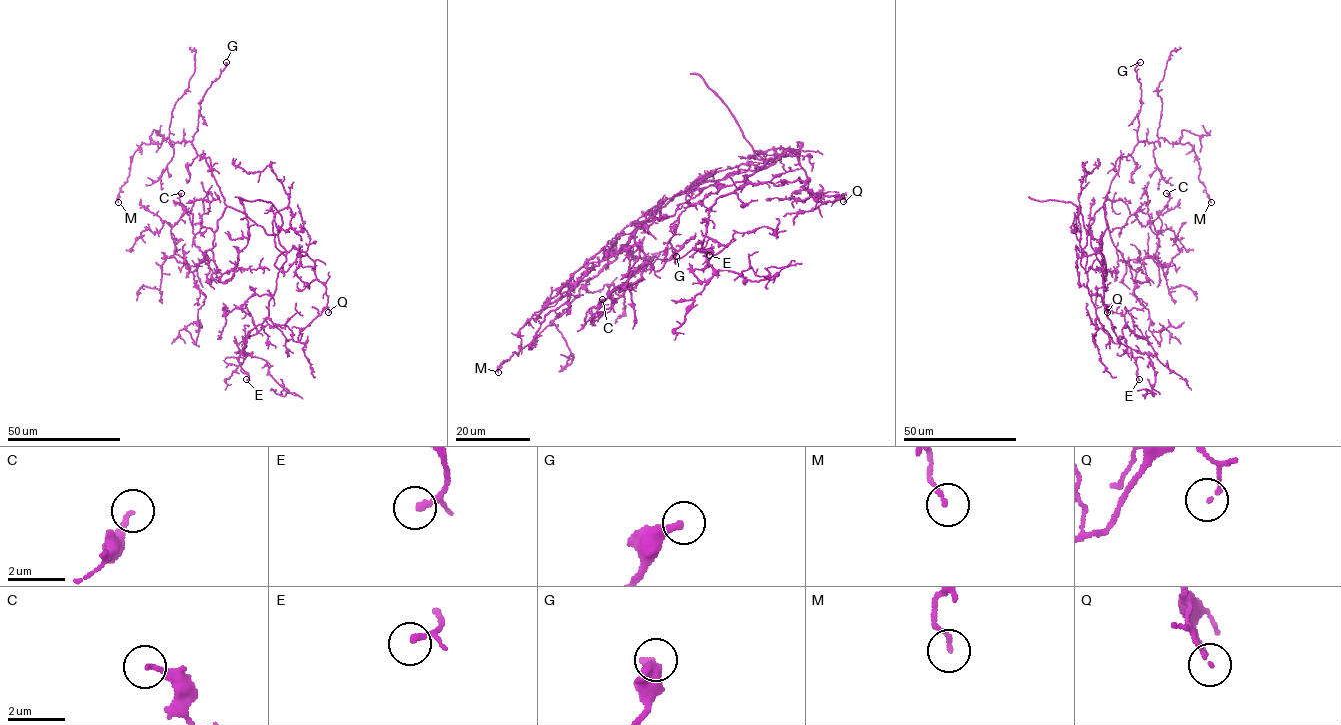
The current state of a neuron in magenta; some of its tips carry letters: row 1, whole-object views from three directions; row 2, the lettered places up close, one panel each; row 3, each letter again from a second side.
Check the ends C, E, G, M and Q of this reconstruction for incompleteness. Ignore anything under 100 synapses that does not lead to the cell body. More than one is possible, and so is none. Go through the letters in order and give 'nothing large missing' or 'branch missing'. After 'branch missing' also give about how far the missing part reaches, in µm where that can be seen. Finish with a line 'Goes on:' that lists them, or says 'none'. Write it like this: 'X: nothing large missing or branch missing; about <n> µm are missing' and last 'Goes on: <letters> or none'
C: nothing large missing
E: nothing large missing
G: nothing large missing
M: nothing large missing
Q: nothing large missing
Goes on: none

